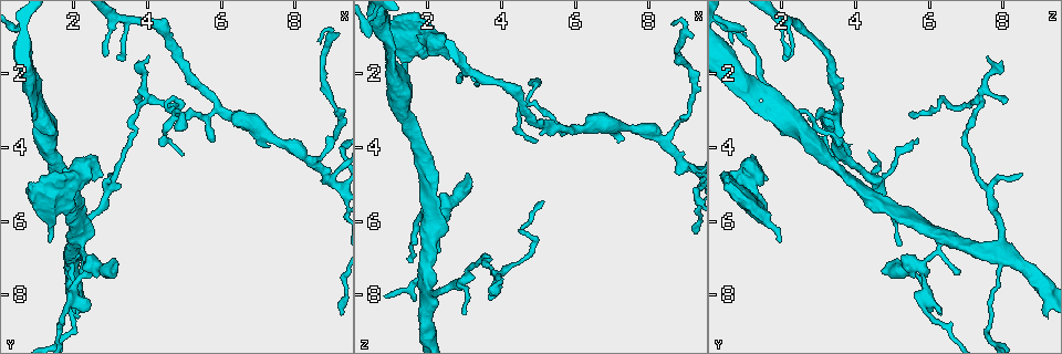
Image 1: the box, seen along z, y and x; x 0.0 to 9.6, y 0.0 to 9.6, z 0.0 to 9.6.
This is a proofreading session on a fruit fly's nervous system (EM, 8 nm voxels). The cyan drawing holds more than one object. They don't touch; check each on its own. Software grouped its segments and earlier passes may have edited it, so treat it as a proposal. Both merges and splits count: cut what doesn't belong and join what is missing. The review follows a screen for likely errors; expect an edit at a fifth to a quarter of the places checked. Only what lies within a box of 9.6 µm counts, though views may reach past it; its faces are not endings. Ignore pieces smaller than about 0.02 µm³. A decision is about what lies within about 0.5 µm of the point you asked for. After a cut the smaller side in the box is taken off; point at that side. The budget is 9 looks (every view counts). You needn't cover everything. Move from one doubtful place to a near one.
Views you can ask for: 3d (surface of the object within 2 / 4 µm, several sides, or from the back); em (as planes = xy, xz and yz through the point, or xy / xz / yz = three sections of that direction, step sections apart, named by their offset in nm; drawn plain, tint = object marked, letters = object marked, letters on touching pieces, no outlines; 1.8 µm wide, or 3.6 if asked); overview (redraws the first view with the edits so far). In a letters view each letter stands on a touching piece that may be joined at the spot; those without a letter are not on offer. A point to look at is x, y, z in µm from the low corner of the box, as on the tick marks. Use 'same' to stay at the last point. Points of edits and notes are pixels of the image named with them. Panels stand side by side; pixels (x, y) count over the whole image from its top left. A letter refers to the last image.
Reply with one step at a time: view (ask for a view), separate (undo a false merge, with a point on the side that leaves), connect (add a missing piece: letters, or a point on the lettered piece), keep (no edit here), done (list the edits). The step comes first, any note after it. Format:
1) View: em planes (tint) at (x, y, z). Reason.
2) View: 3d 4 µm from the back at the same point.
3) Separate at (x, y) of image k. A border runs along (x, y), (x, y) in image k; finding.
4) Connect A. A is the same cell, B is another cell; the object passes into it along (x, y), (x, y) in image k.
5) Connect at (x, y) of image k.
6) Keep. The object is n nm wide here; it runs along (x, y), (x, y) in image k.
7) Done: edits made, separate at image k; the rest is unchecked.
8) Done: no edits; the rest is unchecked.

View: em planes (letters) at (1.35, 6.55, 1.95). An open end.

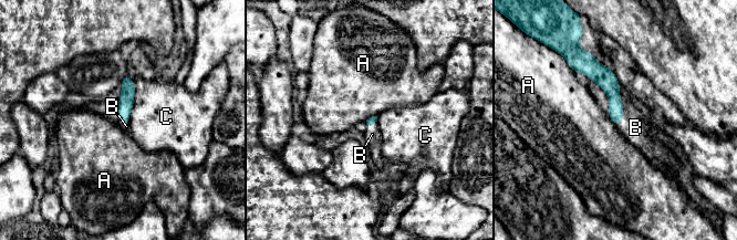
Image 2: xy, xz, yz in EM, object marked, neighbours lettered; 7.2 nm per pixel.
Connect B. B is the same cell, A and C are other cells; the neuron continues.

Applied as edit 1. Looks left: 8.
View: overview. See it whole again.

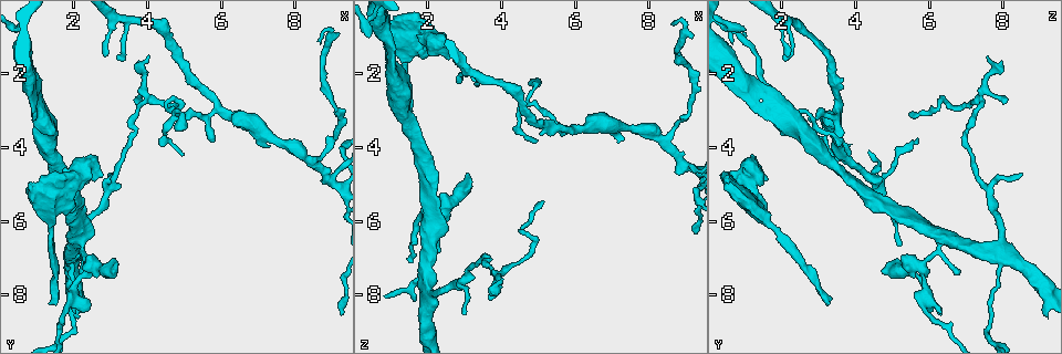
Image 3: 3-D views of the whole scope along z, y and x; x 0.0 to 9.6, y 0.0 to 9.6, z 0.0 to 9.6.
View: 3d 4 µm at (1.35, 8.25, 3.30).

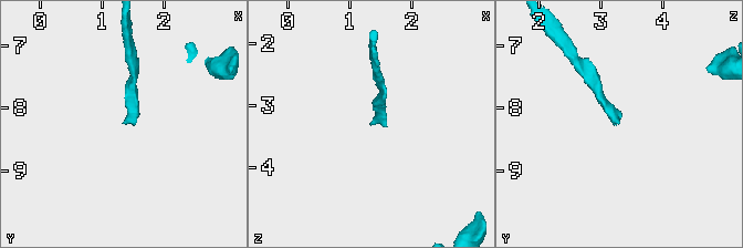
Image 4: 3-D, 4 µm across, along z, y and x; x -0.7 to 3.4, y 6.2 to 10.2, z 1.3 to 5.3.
View: em 3.6 µm planes (letters) at (1.30, 8.20, 3.30). Now the EM.

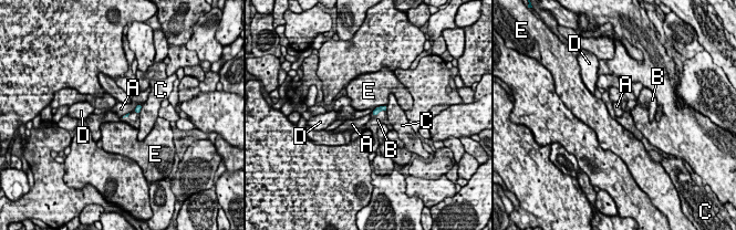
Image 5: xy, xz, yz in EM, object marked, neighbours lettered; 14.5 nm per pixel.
Connect B. The longest contact is with B, 220 nm; B is the same cell, A, C, D and E are other cells; the object passes into it along (377, 110), (377, 113), (374, 122) in image 5; the neuron continues.

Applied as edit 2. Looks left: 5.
View: overview.

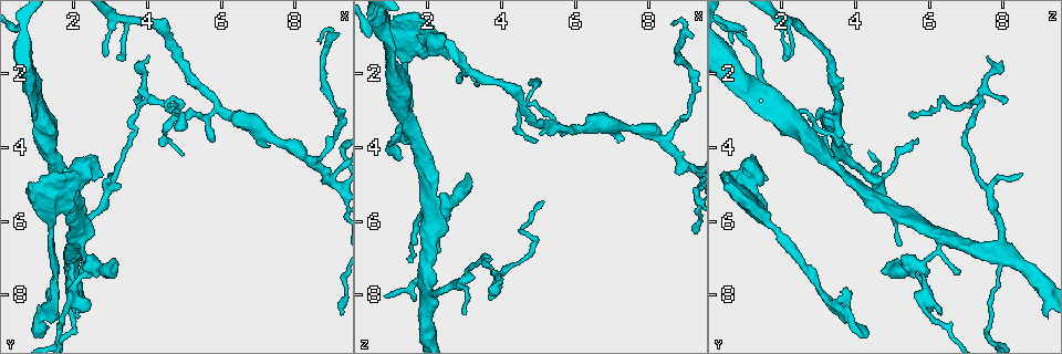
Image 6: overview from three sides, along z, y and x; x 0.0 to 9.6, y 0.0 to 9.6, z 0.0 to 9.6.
View: 3d 2 µm at (2.60, 4.85, 1.60). An open end.

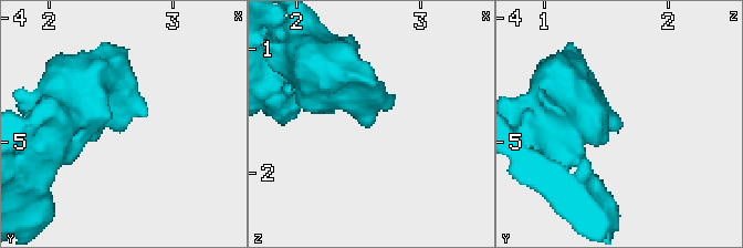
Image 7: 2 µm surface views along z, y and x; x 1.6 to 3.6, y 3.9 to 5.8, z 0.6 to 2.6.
View: em xz step 4 (letters) at (2.60, 4.86, 1.62).

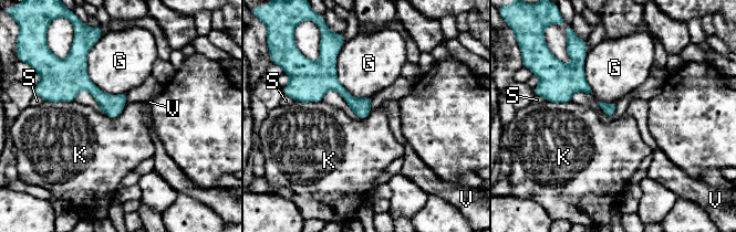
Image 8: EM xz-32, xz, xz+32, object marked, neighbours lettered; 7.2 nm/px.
View: em planes (letters) at the same point. Cut it another way.

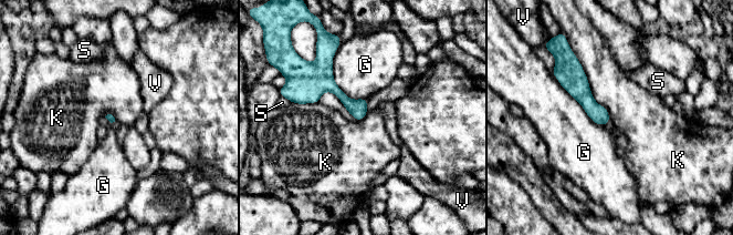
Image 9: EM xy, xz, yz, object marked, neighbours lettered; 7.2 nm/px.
Keep. G, K, S and V are other cells; a border runs along (573, 51), (610, 120) in image 9; no lettered piece goes on from it.

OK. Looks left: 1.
Done: edits made, connect at image 2, connect at image 5; the rest is unchecked.

